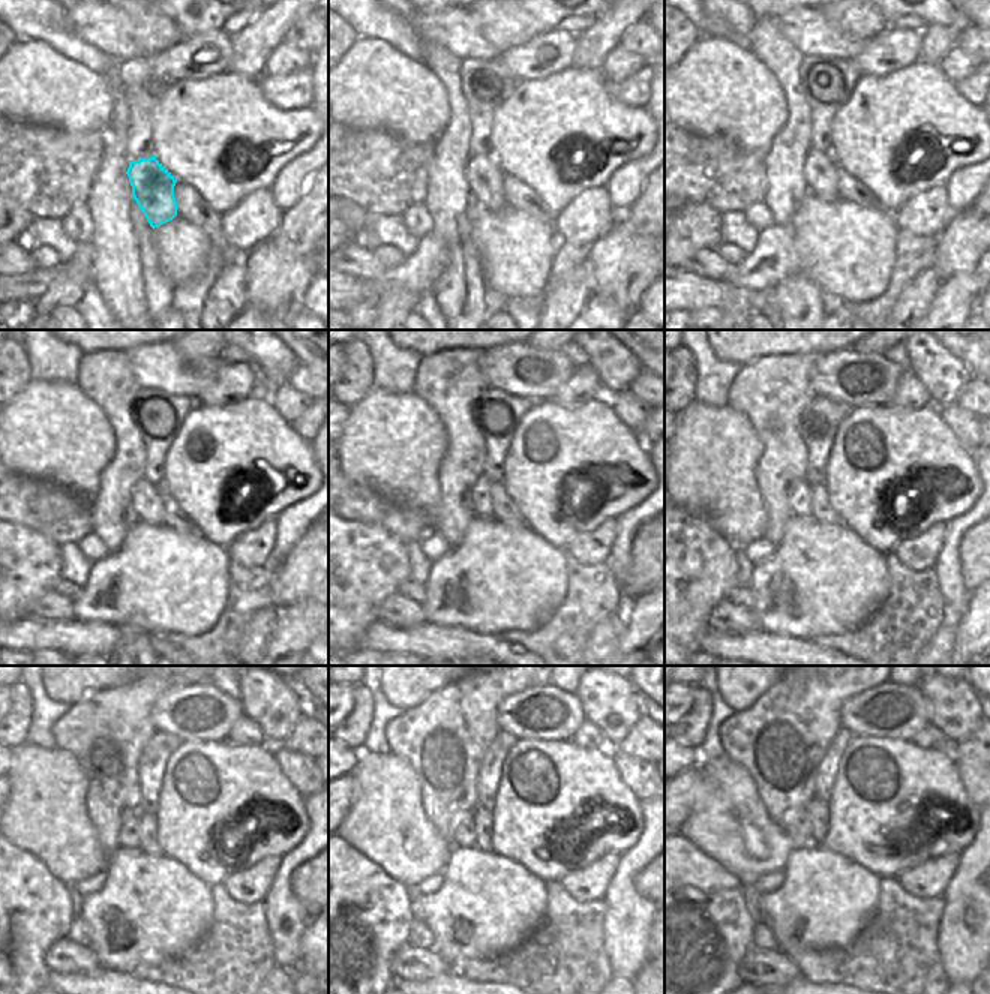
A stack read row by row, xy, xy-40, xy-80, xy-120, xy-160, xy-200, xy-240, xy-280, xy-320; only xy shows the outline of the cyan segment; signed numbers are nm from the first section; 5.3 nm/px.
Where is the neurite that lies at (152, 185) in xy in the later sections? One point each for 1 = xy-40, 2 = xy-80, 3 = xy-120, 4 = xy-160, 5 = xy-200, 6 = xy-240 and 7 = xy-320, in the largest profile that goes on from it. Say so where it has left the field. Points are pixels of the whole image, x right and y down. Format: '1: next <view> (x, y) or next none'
1: next xy-40 (483, 176)
2: next xy-80 (819, 168)
3: next xy-120 (146, 502)
4: next xy-160 (479, 499)
5: next xy-200 (801, 499)
6: next xy-240 (129, 835)
7: next xy-320 (797, 822)

